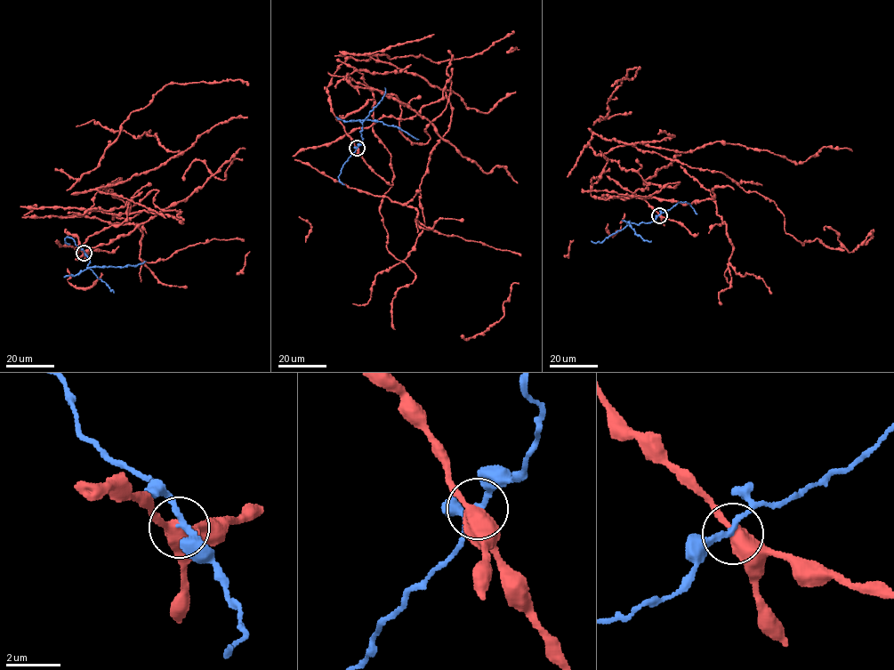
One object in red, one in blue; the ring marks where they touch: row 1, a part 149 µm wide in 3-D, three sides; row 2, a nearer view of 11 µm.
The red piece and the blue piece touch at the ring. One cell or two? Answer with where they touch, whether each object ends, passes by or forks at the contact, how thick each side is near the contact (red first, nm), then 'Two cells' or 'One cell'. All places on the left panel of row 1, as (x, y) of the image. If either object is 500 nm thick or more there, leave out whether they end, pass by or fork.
Place: (84, 253). At the ring red passes by. At the ring blue passes by. Thickness 480 nm (red) against 190 nm. Two cells

